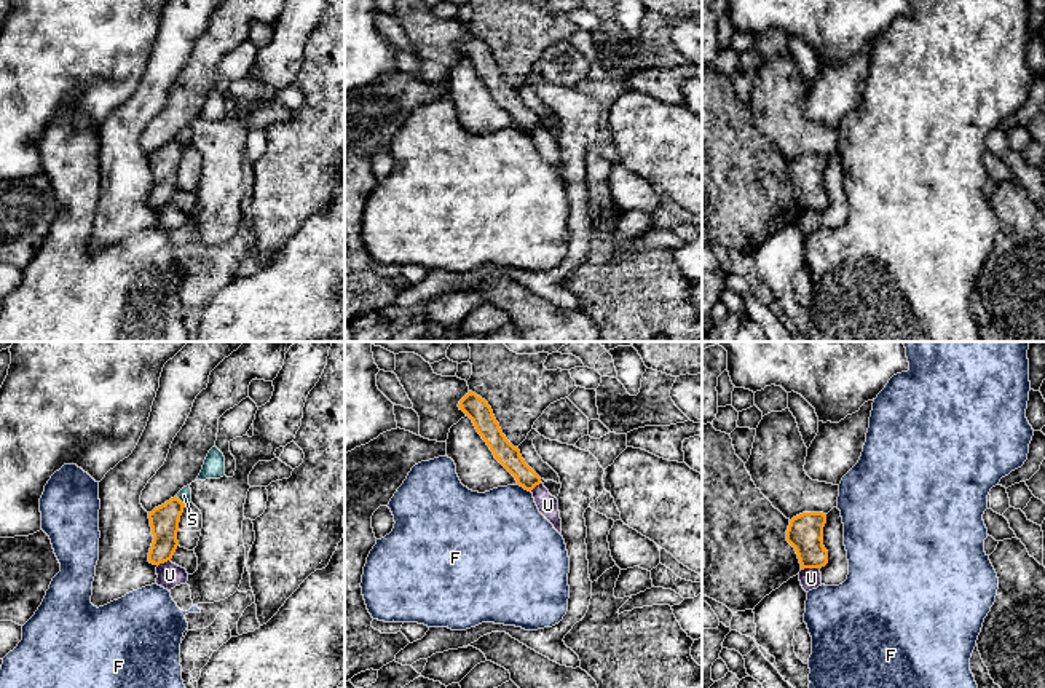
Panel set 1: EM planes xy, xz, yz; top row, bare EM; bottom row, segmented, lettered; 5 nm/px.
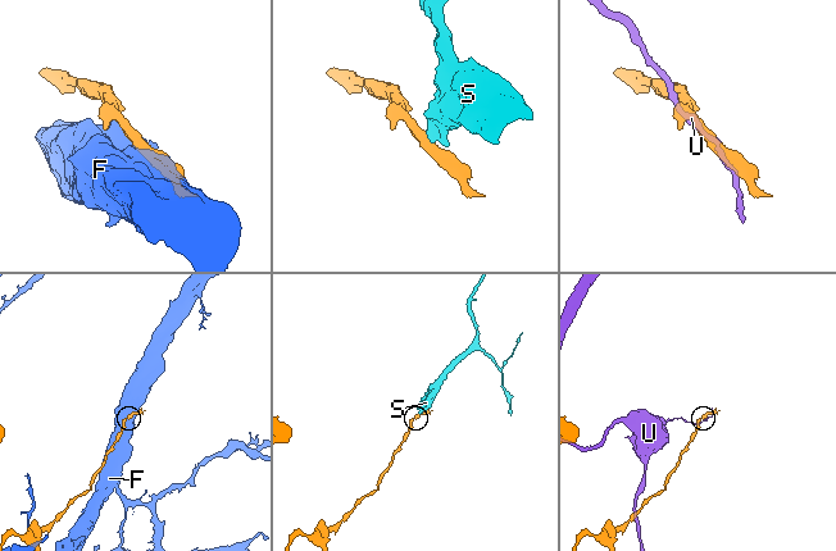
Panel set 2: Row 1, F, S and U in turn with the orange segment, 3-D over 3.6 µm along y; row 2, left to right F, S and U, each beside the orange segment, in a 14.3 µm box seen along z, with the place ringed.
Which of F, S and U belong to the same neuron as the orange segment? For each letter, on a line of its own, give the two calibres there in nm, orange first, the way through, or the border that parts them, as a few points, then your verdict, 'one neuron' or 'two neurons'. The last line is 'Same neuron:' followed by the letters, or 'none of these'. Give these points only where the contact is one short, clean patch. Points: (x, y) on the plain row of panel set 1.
F: 110 nm thick on the orange side, 440 nm on the other; two neurons
S: 150 nm thick on the orange side, 70 nm on the other; border along xy (176, 138), (185, 146); two neurons
U: 180 nm thick on the orange side, 110 nm on the other; two neurons
Same neuron: none of these

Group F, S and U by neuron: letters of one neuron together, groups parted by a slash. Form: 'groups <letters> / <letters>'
groups F / S / U

